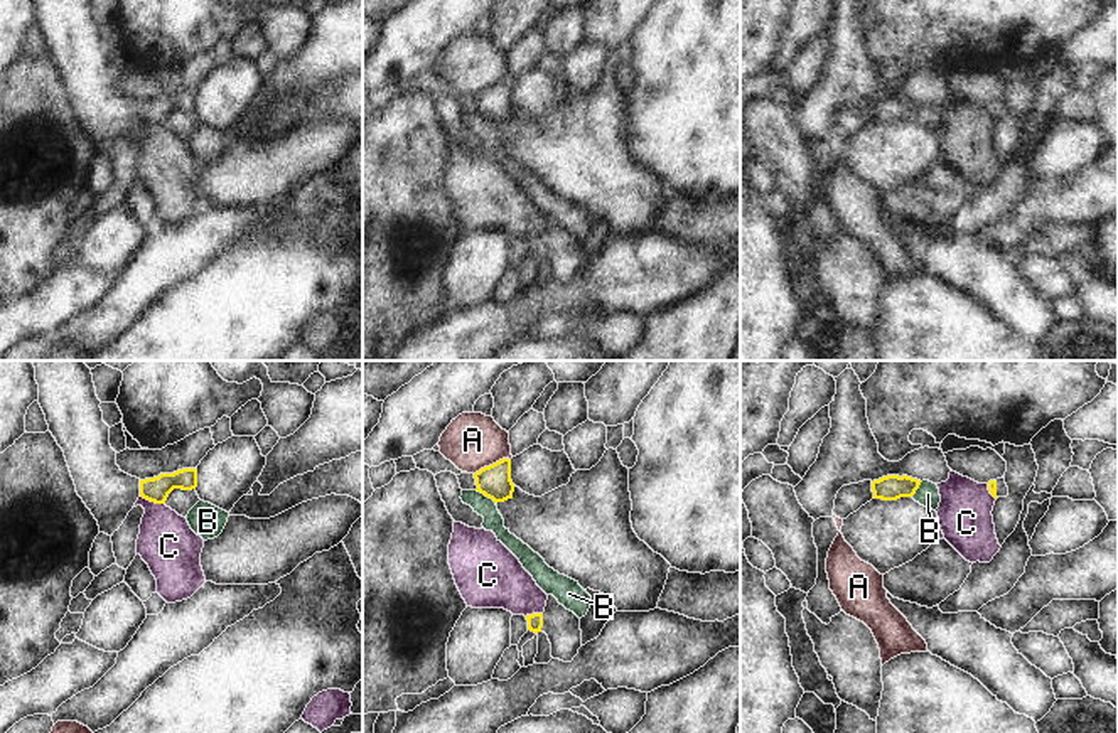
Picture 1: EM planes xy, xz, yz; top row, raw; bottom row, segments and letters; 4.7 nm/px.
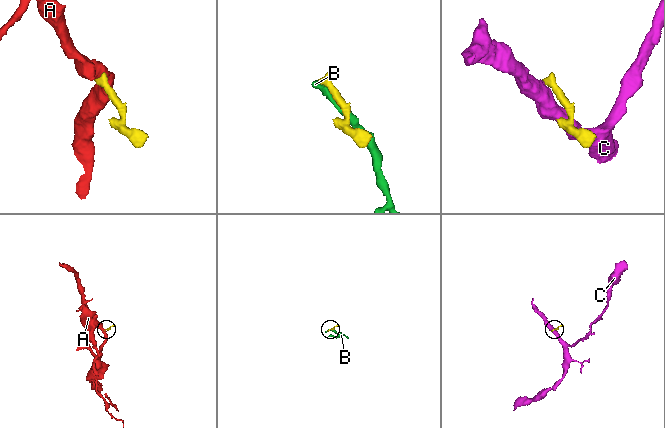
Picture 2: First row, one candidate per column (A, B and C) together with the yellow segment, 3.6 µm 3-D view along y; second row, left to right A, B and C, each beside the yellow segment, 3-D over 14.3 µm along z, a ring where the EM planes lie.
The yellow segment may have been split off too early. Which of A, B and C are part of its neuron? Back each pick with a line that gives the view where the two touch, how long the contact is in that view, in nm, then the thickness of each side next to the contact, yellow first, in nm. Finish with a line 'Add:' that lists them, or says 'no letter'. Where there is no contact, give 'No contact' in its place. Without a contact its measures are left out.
Add: no letter.

